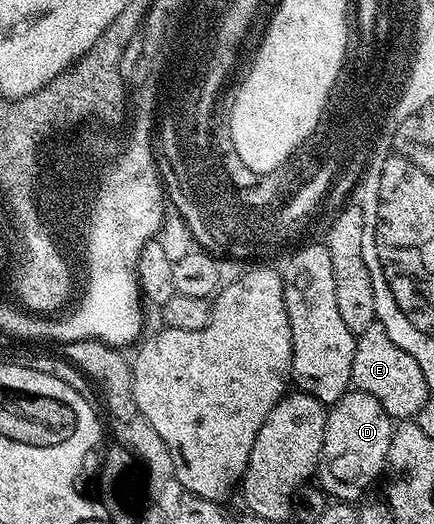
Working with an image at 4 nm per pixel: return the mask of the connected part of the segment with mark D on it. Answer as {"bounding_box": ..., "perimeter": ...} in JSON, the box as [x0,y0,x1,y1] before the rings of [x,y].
{"bounding_box":[315,389,394,503],"perimeter":[[[352,389],[328,409],[328,422],[324,432],[324,446],[315,476],[320,477],[319,488],[329,498],[340,503],[356,503],[365,496],[368,484],[386,469],[394,418],[366,391]]]}

